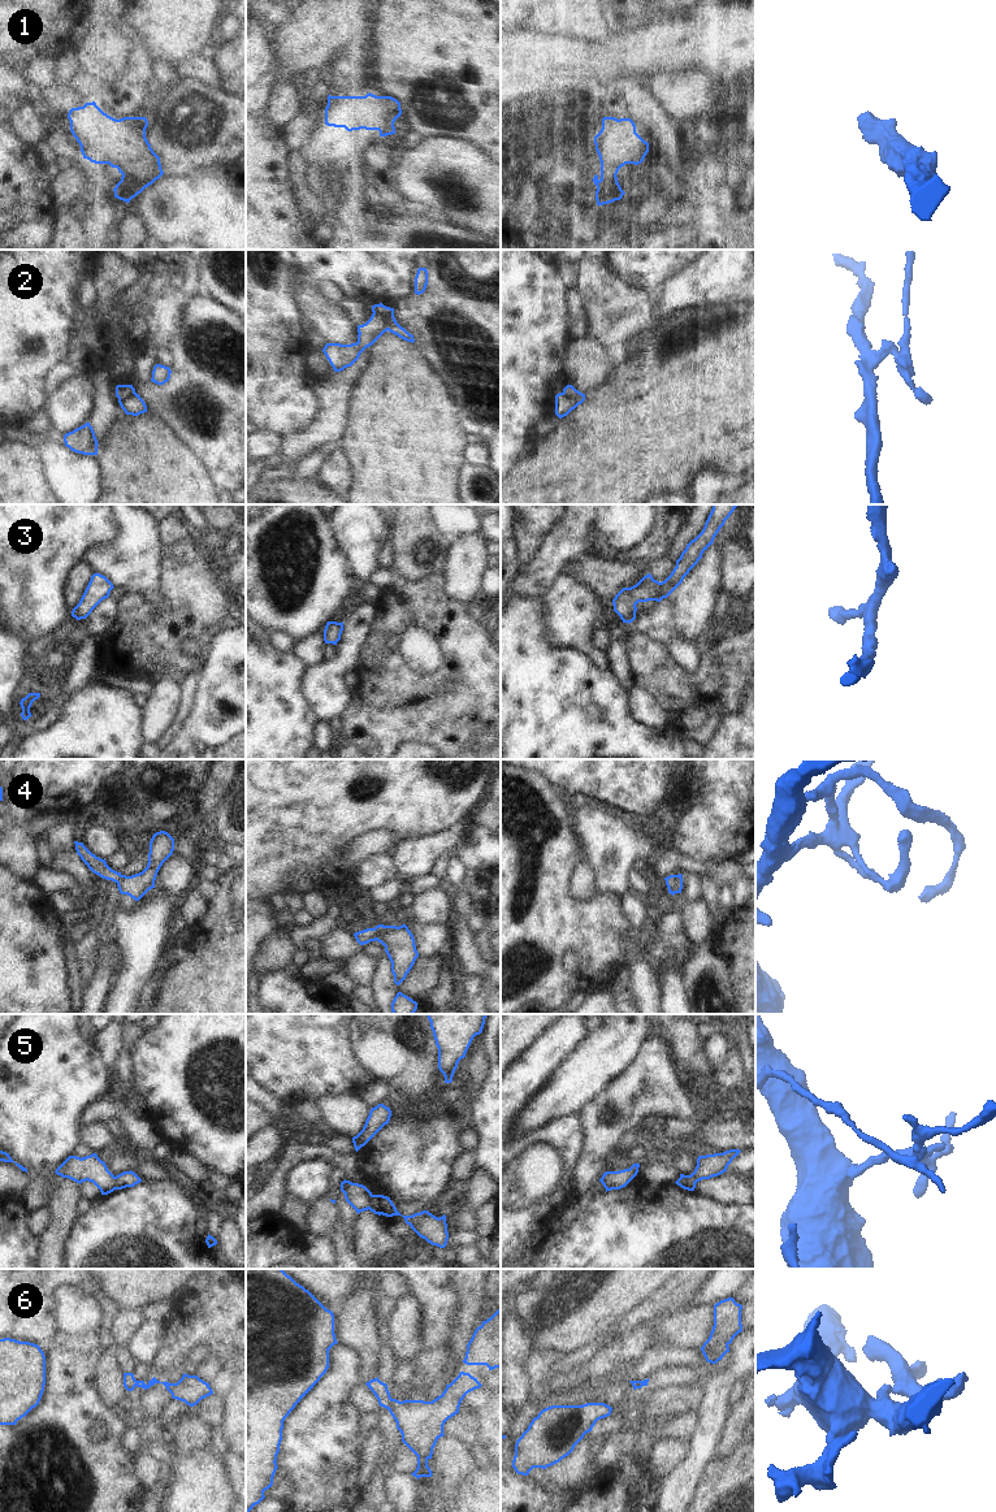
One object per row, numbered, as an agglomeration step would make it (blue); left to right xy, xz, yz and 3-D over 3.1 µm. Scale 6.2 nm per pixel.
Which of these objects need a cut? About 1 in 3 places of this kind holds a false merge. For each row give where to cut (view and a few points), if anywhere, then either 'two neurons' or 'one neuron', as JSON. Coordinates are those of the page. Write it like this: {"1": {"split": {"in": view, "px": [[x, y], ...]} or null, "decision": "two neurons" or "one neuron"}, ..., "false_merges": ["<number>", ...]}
{"1": {"split": null, "decision": "one neuron"}, "2": {"split": {"in": "xz", "px": [[373, 311], [385, 319], [388, 329]]}, "decision": "two neurons"}, "3": {"split": null, "decision": "one neuron"}, "4": {"split": null, "decision": "one neuron"}, "5": {"split": {"in": "xz", "px": [[372, 1195], [367, 1208]]}, "decision": "two neurons"}, "6": {"split": {"in": "xz", "px": [[392, 1399], [388, 1408]]}, "decision": "two neurons"}, "false_merges": ["2", "5", "6"]}

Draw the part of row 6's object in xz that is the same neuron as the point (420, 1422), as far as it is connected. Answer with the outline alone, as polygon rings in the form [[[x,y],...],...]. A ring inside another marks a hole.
[[[460,1372],[432,1401],[391,1399],[389,1412],[402,1434],[402,1442],[417,1456],[417,1468],[411,1473],[413,1477],[432,1477],[428,1460],[432,1459],[437,1440],[445,1435],[445,1422],[459,1413],[464,1396],[481,1386],[477,1378]]]

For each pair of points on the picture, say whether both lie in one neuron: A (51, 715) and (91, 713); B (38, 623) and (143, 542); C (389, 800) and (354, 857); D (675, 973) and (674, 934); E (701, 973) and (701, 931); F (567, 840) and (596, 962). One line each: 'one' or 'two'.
A: two
B: two
C: two
D: one
E: two
F: one

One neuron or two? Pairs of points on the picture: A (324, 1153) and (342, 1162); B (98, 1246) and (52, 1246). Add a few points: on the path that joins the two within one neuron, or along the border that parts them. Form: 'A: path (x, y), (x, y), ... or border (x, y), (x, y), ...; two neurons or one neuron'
A: path (328, 1155), (338, 1160); one neuron
B: border (76, 1217), (65, 1240), (64, 1255); two neurons

